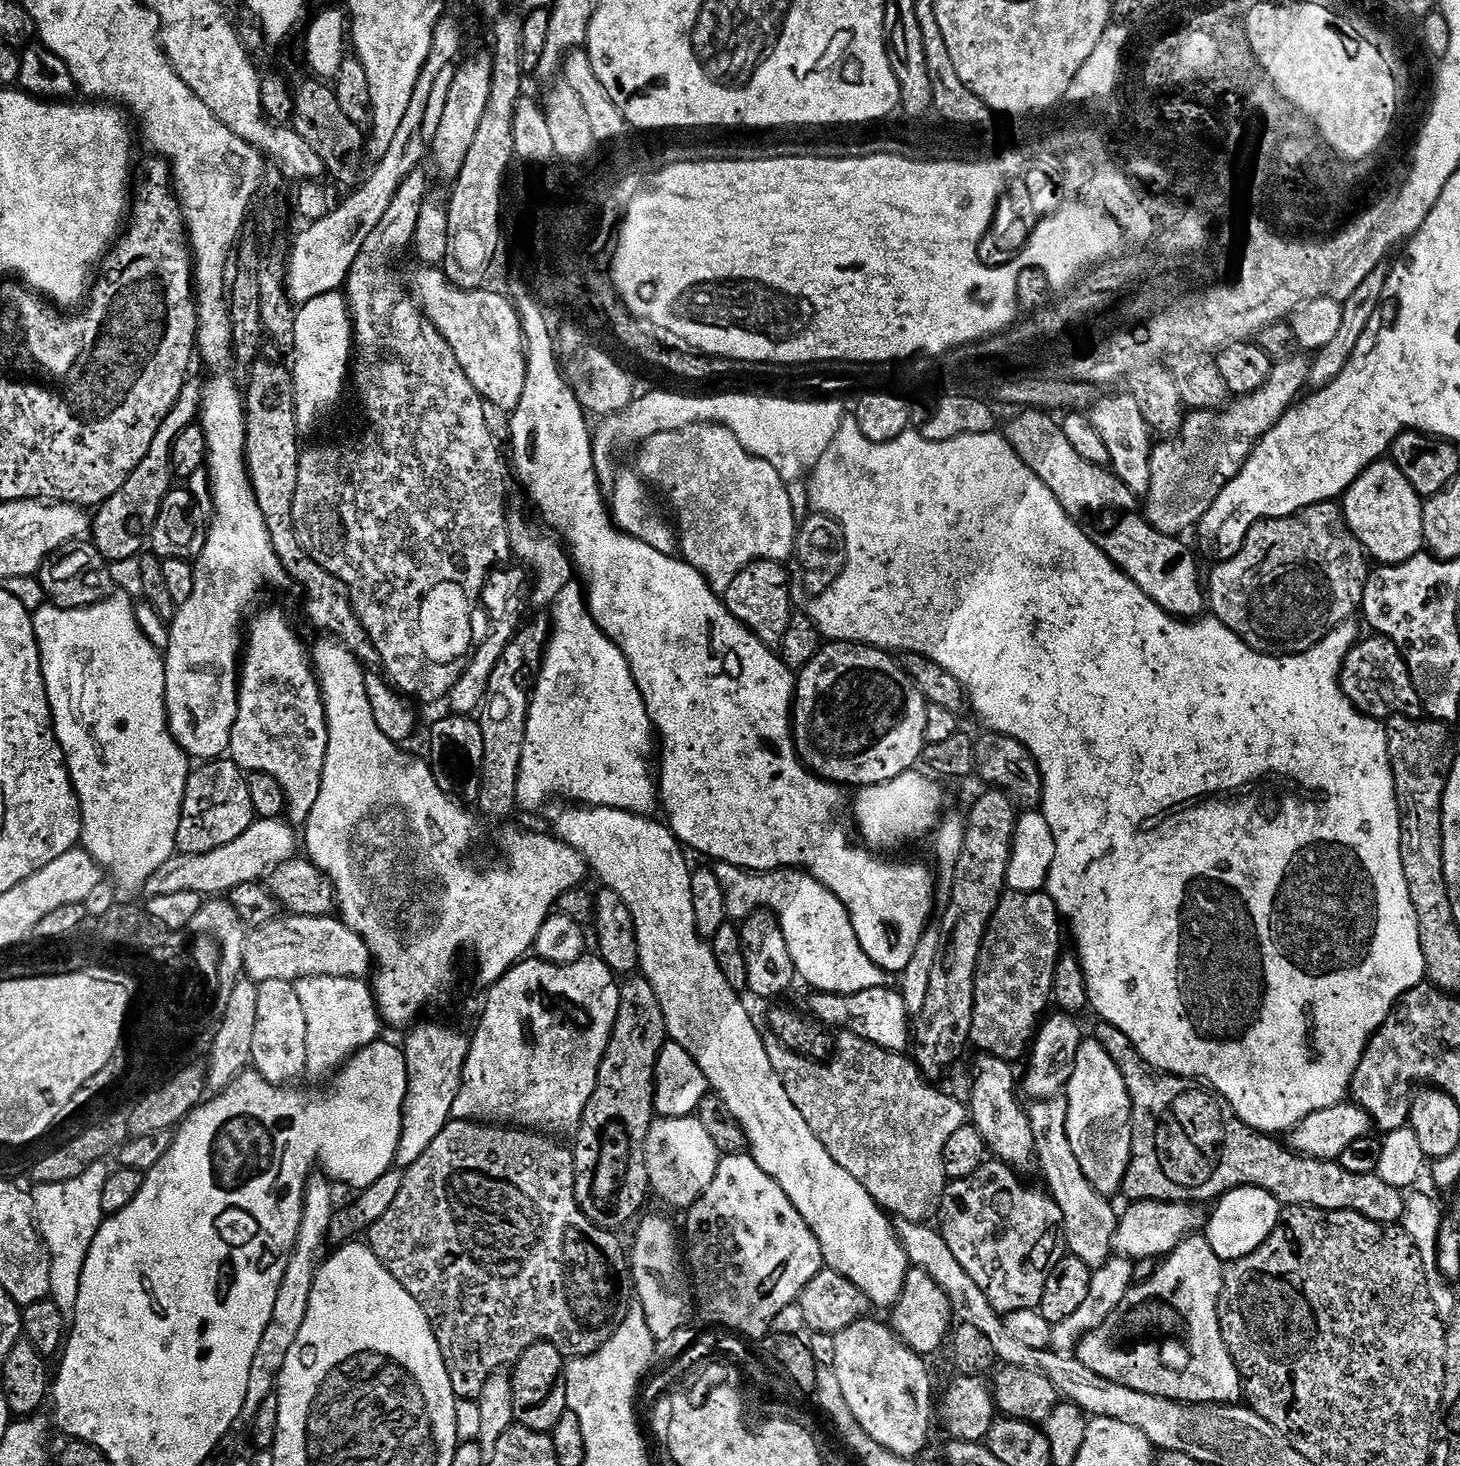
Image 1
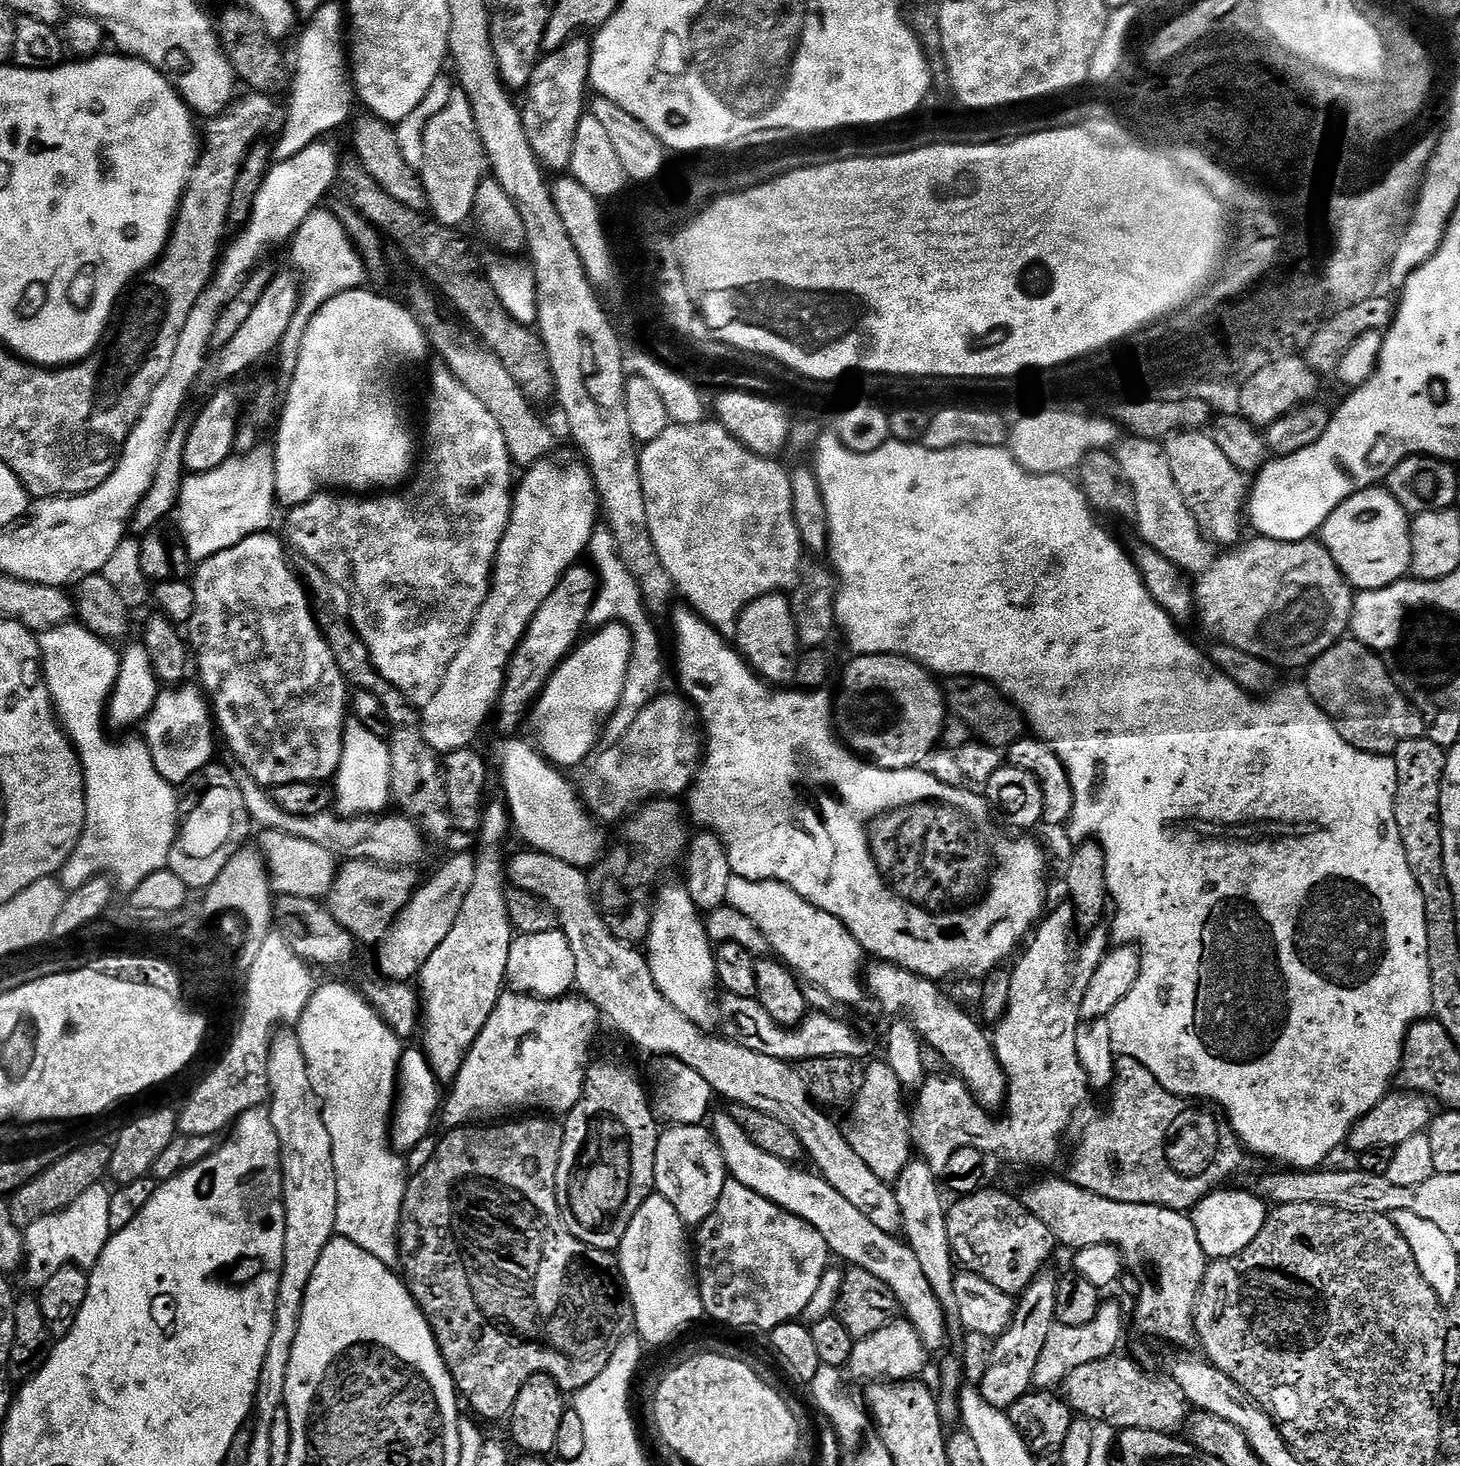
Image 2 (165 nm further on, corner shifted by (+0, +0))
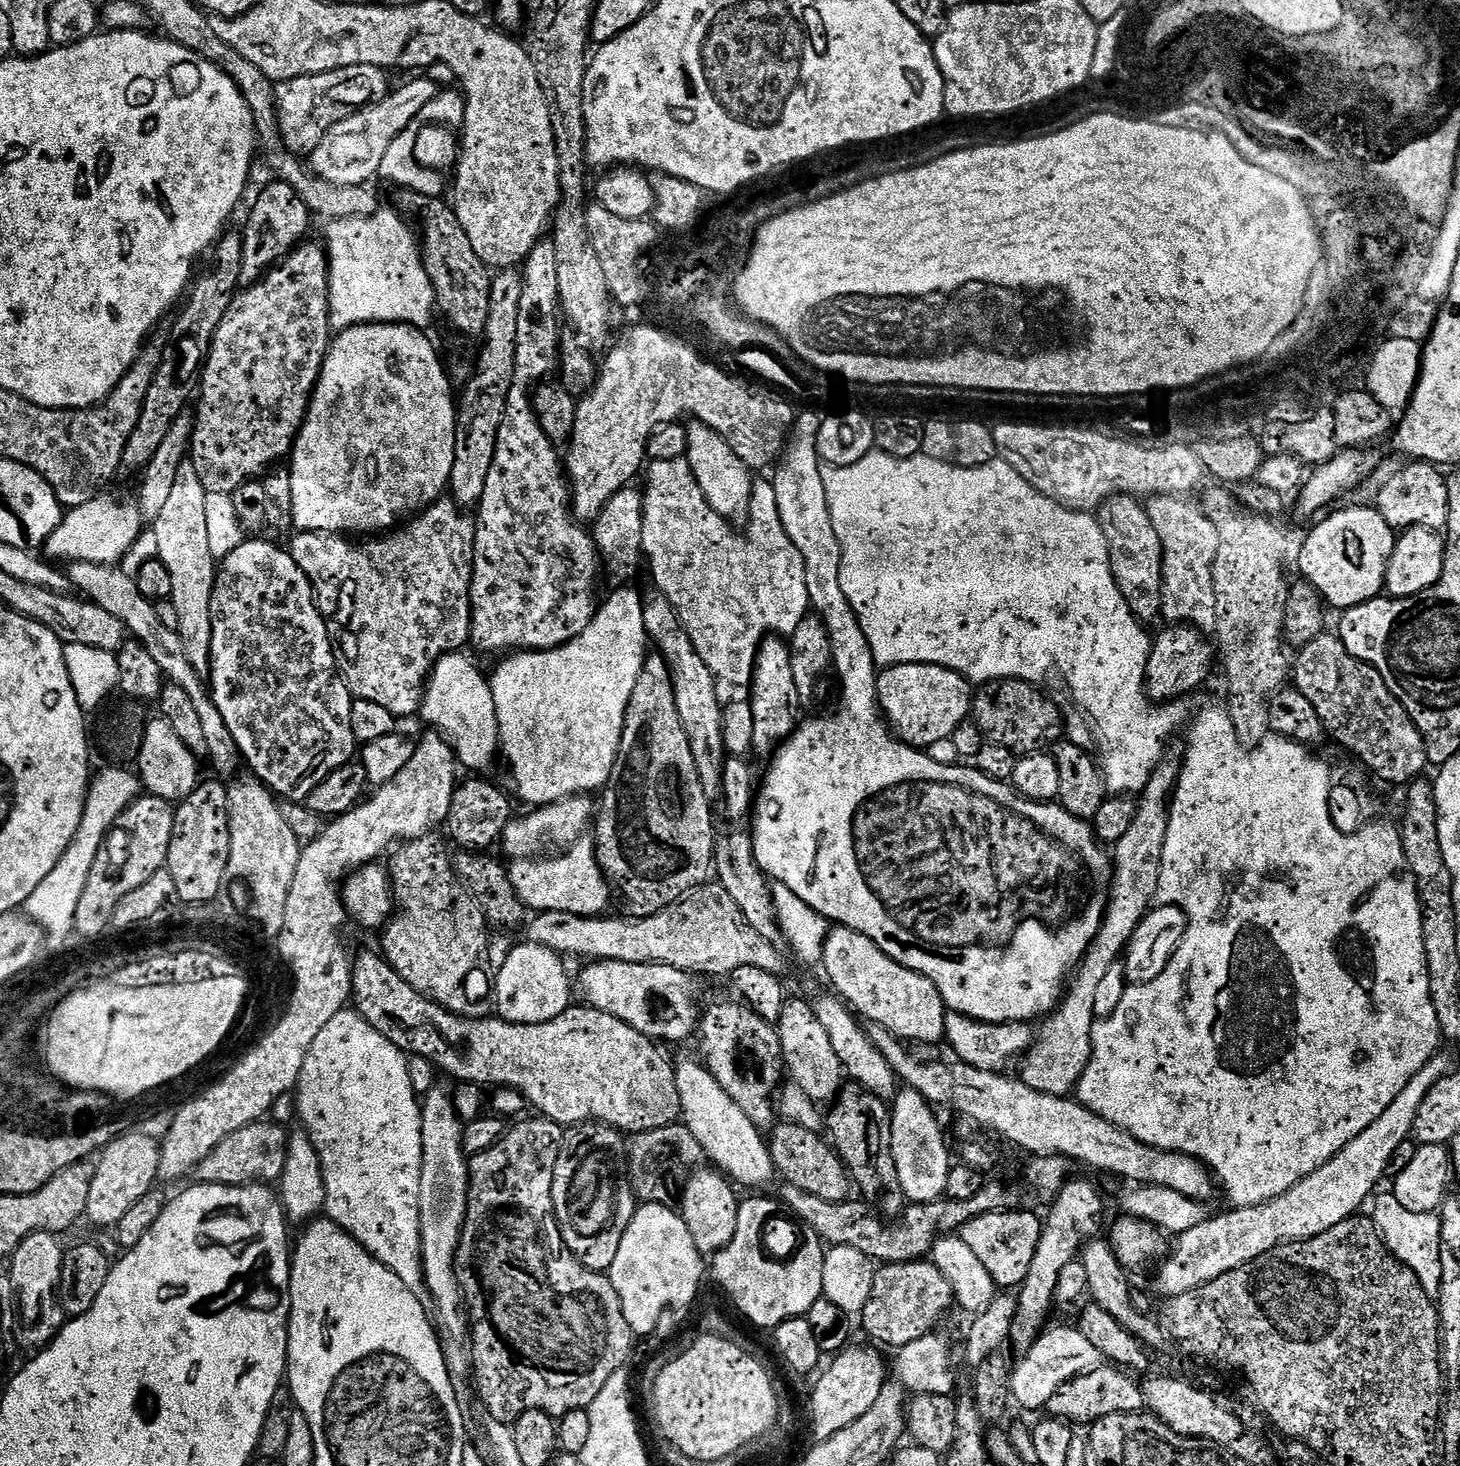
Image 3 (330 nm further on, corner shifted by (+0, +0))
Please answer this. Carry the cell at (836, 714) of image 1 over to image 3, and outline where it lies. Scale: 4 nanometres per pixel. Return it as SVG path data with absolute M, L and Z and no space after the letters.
M899 664L883 669L877 675L876 699L880 701L880 711L886 717L891 731L899 740L903 744L909 744L911 748L926 750L934 746L934 742L952 739L954 730L958 730L961 722L971 717L974 684L962 674L937 664Z

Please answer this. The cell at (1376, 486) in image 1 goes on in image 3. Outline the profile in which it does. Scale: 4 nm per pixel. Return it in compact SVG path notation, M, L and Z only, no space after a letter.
M1360 507L1364 508L1344 508L1333 516L1325 515L1325 520L1305 538L1300 548L1303 579L1337 610L1358 606L1385 591L1384 576L1398 539L1397 533L1375 507Z

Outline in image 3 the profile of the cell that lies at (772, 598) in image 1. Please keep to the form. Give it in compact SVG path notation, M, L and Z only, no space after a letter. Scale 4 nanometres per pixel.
M769 638L760 644L756 655L756 669L752 672L751 692L750 703L754 714L752 752L768 758L796 731L802 720L802 701L798 694L798 682L794 682L794 662L787 639Z

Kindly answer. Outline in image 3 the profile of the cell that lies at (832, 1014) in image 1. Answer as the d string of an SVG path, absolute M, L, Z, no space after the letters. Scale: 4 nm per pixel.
M621 960L592 962L580 972L578 996L591 1007L614 1014L651 1040L688 1040L697 1035L702 1004L696 1001L696 984L689 973L665 964L631 964Z

